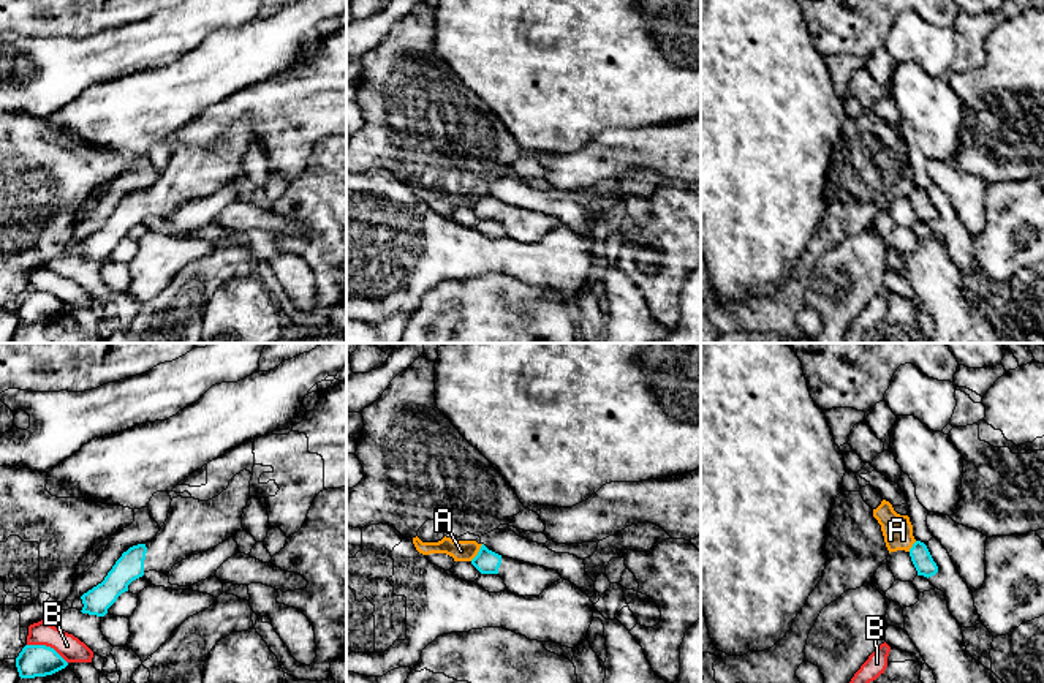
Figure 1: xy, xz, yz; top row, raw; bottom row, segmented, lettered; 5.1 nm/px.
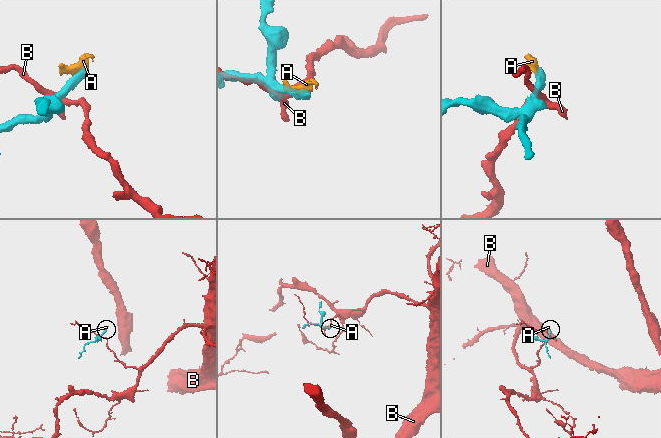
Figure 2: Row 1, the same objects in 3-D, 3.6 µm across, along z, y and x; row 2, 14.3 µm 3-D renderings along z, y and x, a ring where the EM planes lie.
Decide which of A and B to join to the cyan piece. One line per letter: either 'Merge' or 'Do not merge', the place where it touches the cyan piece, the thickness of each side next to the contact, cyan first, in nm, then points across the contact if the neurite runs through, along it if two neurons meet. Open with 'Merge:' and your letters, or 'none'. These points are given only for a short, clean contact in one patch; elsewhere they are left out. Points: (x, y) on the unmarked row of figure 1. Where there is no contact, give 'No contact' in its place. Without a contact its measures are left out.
Merge: none
A: Do not merge. Touches cyan at xz (478, 198). Thickness 120 nm (cyan) against 110 nm. Boundary: xz (483, 190), (470, 206)
B: Do not merge. Touches cyan at xy (48, 293). Thickness 160 nm (cyan) against 120 nm. Boundary: xy (27, 290), (49, 291), (67, 309)

